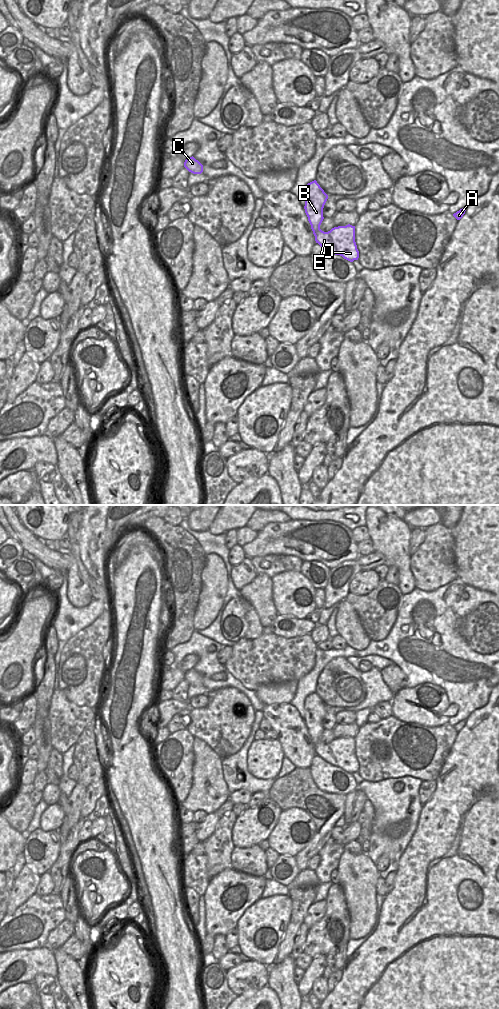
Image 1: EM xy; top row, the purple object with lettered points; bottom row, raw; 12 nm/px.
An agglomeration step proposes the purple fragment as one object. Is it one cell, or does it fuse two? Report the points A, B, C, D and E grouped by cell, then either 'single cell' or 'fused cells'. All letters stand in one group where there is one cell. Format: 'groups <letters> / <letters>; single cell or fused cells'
groups A B C D E; single cell

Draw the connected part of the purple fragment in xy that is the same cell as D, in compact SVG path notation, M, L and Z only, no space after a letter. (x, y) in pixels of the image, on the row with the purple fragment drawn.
M316 180L308 183L304 189L305 213L315 236L315 241L327 251L340 255L353 262L358 260L359 251L355 242L355 226L350 224L332 228L328 232L320 229L324 219L323 208L328 195Z

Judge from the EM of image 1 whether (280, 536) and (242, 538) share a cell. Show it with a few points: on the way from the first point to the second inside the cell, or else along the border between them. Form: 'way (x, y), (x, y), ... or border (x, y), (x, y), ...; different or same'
border (257, 532), (257, 536), (254, 539), (242, 546); different

